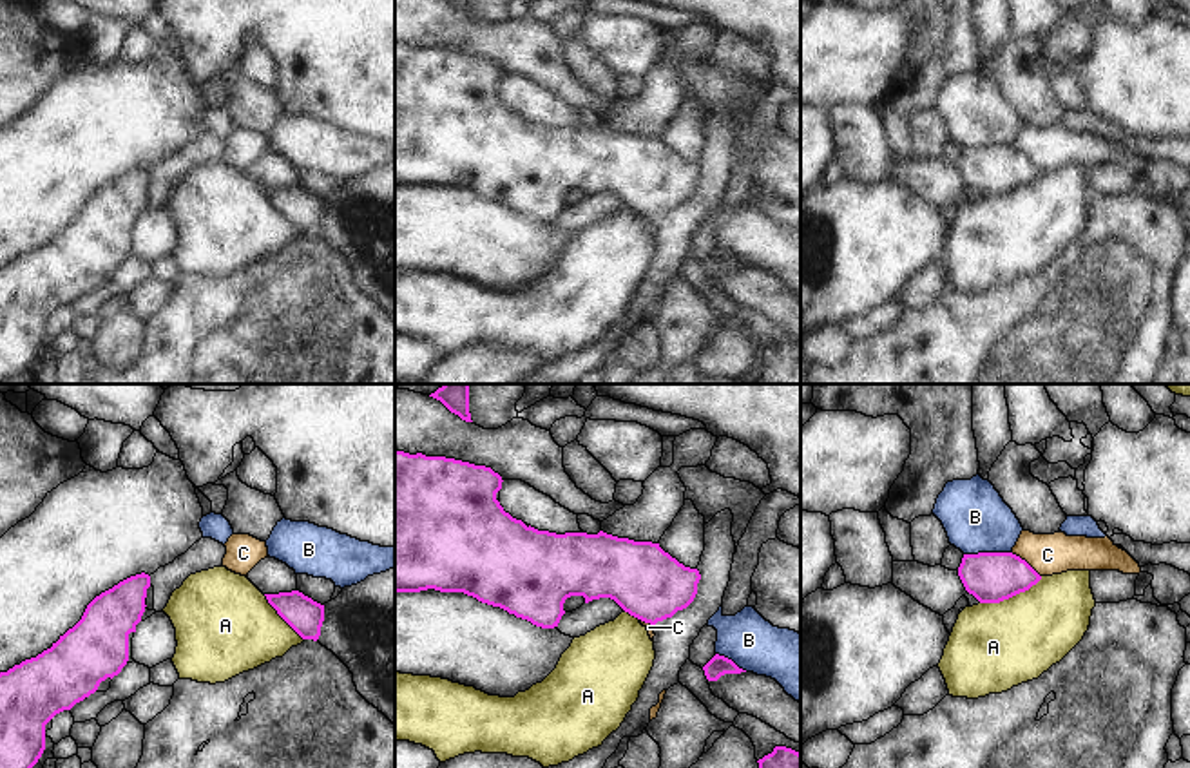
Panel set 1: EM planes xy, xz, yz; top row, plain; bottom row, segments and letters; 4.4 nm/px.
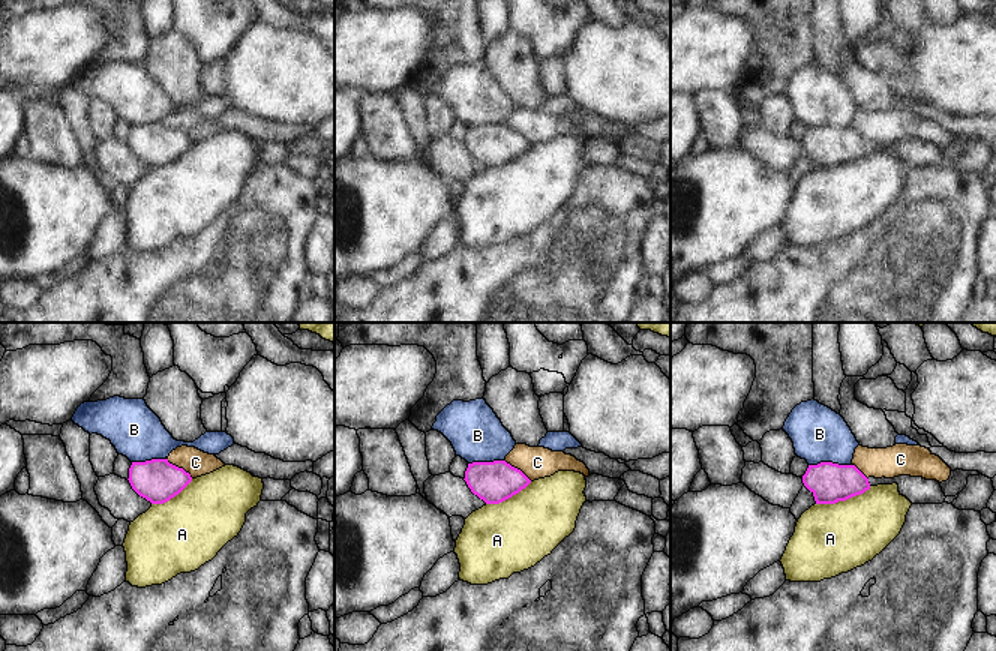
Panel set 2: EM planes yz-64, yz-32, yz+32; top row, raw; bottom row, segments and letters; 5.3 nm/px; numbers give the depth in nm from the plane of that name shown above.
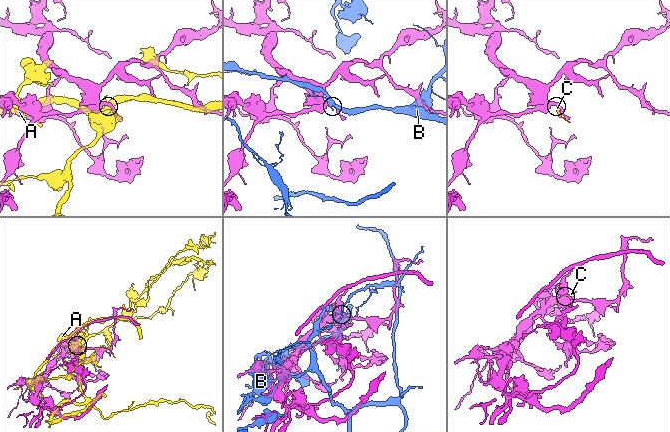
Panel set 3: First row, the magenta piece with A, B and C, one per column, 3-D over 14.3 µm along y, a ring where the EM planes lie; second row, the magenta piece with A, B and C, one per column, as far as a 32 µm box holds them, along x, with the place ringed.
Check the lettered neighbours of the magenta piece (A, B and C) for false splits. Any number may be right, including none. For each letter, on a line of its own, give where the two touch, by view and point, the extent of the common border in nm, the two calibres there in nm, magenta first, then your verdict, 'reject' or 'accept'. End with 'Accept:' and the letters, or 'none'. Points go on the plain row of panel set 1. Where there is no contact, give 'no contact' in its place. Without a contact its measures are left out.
A: yz (1011, 191) | 300 nm | 220/400 nm | reject
B: yz (988, 147) | 220 nm | 220/300 nm | reject
C: yz (1026, 156) | 170 nm | 220/180 nm | reject
Accept: none

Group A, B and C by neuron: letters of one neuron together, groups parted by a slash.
A / B / C

